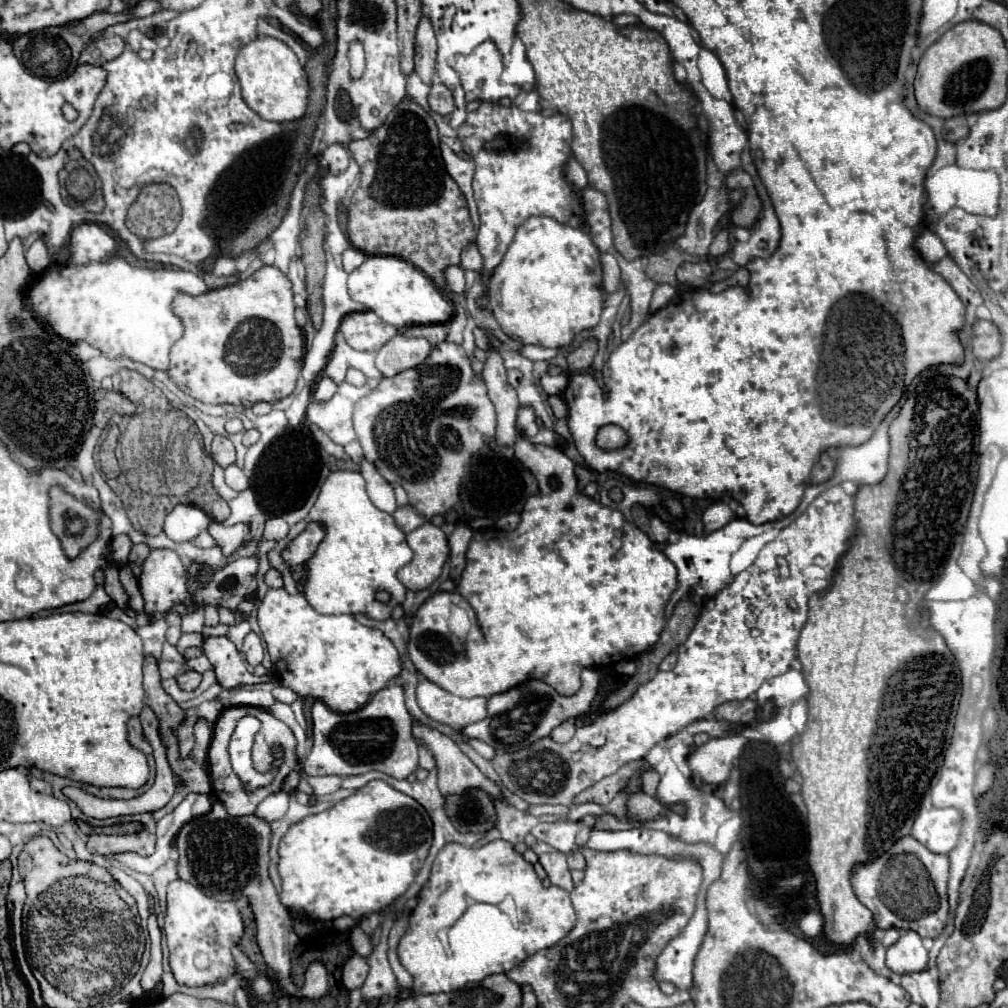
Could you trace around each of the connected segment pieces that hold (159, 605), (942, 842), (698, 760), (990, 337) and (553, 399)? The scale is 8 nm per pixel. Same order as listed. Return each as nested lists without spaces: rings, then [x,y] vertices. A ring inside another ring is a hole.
[[[153,549],[143,563],[139,577],[145,613],[165,613],[177,603],[189,599],[187,571],[175,551]]]
[[[923,807],[913,823],[911,835],[933,853],[947,855],[959,839],[961,813],[957,809],[935,809]]]
[[[741,731],[709,739],[689,757],[693,775],[699,775],[699,781],[703,783],[723,785],[729,779],[729,773],[747,743],[749,739],[743,737]]]
[[[991,321],[973,323],[971,349],[979,361],[989,361],[989,359],[997,357],[997,353],[1001,351],[1001,337],[999,337],[997,327]]]
[[[551,395],[547,401],[549,401],[549,405],[551,405],[555,417],[567,417],[567,405],[565,405],[563,397],[559,397],[559,395]]]

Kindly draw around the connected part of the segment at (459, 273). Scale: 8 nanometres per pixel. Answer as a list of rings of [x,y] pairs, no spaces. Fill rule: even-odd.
[[[449,265],[445,269],[445,281],[449,285],[451,291],[455,293],[463,293],[463,287],[465,287],[465,277],[463,277],[463,269],[457,267],[457,265]]]

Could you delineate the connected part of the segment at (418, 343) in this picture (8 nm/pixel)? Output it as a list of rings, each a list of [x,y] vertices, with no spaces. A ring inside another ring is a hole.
[[[397,333],[387,345],[377,351],[377,369],[385,377],[393,377],[405,369],[421,365],[429,357],[431,349],[433,345],[423,337],[409,339]]]

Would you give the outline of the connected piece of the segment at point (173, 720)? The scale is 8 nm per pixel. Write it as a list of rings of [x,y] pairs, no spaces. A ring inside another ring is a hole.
[[[145,657],[143,689],[145,689],[145,705],[153,709],[159,723],[163,725],[163,731],[173,731],[183,721],[185,711],[163,691],[157,661],[153,657]]]

